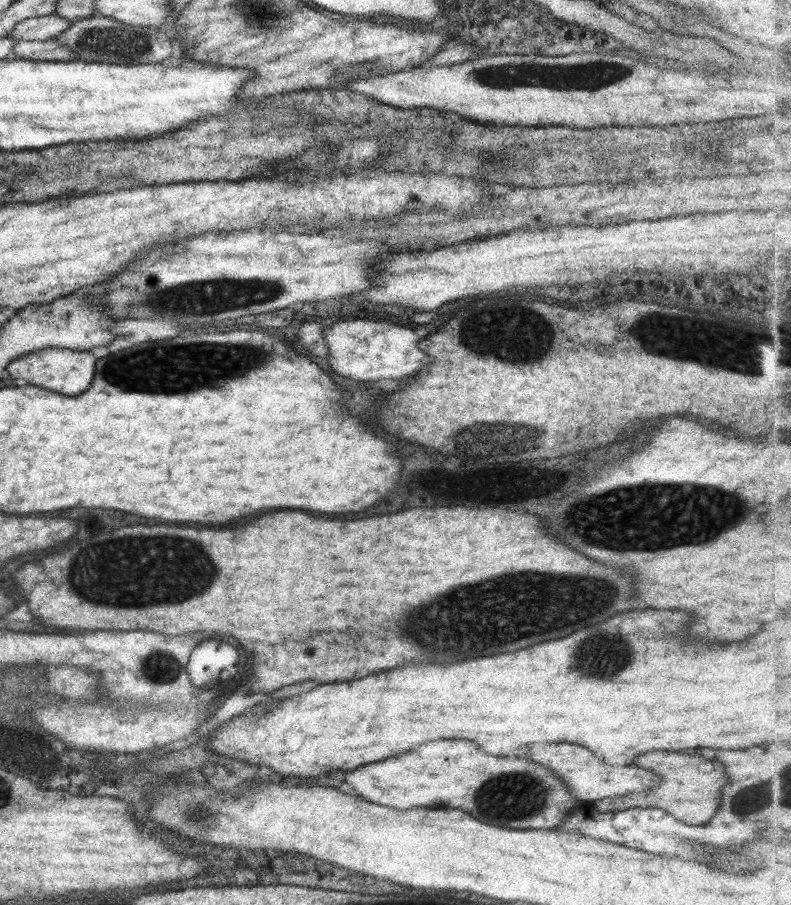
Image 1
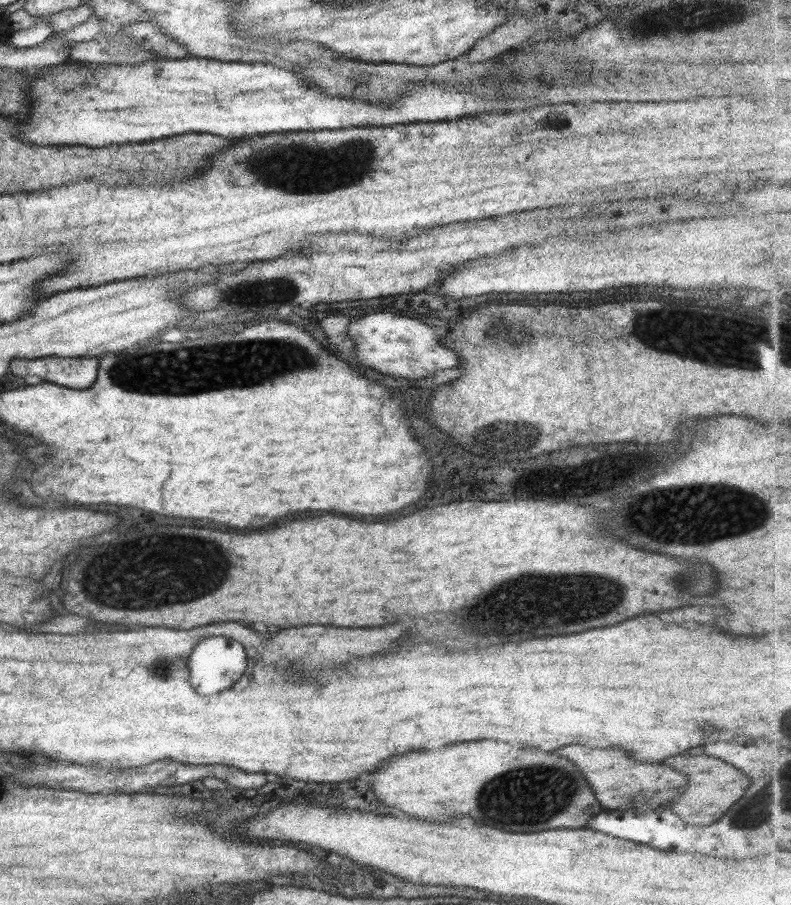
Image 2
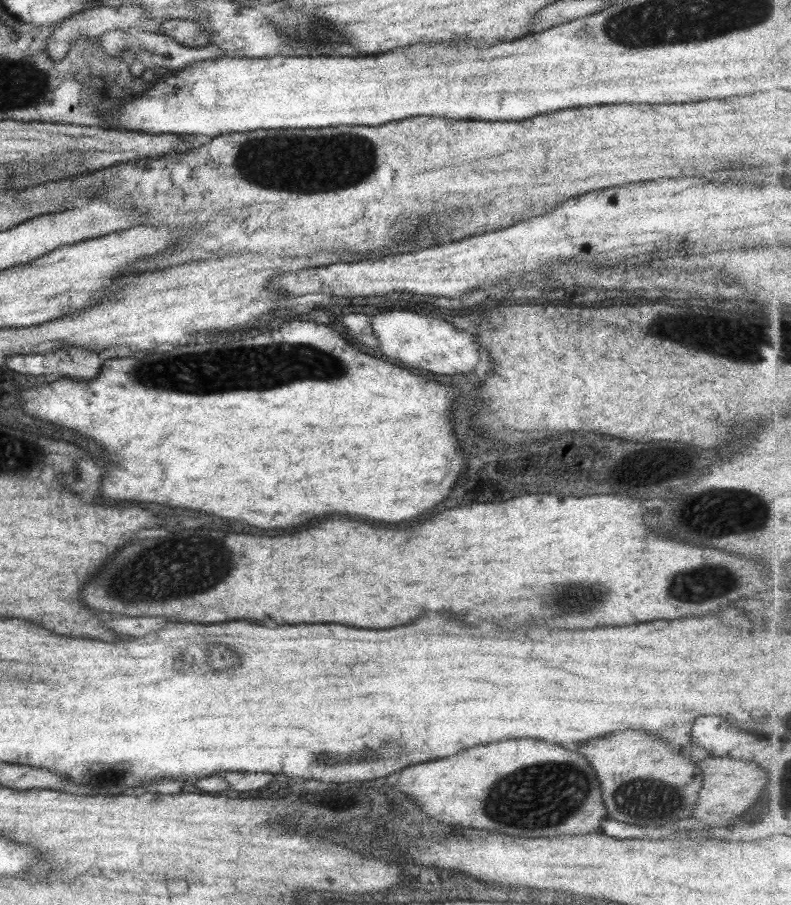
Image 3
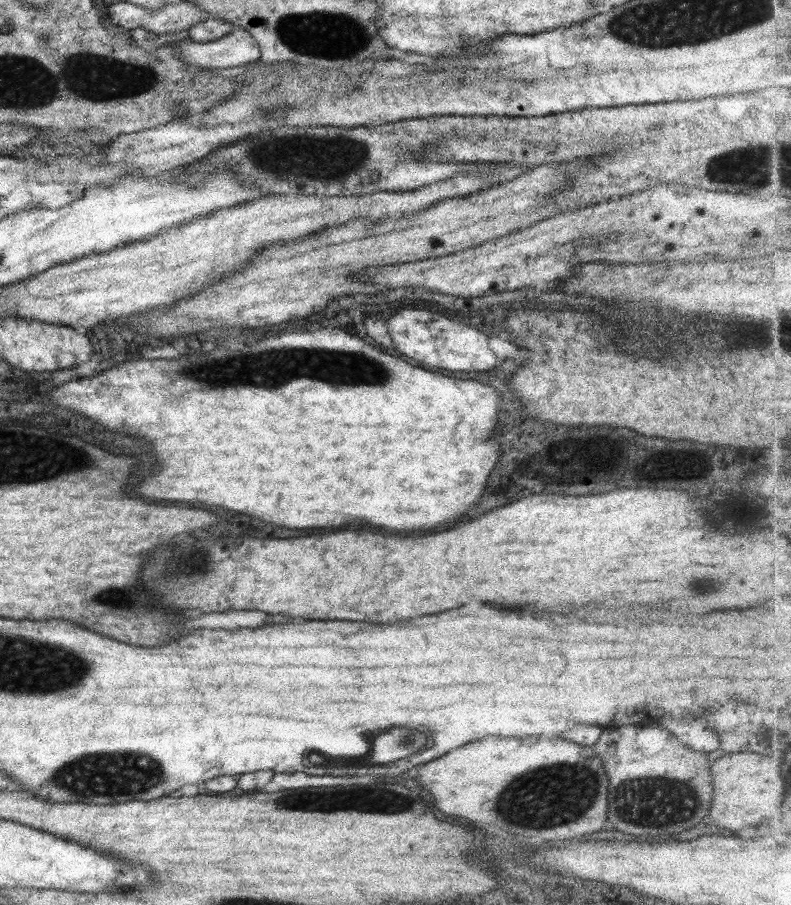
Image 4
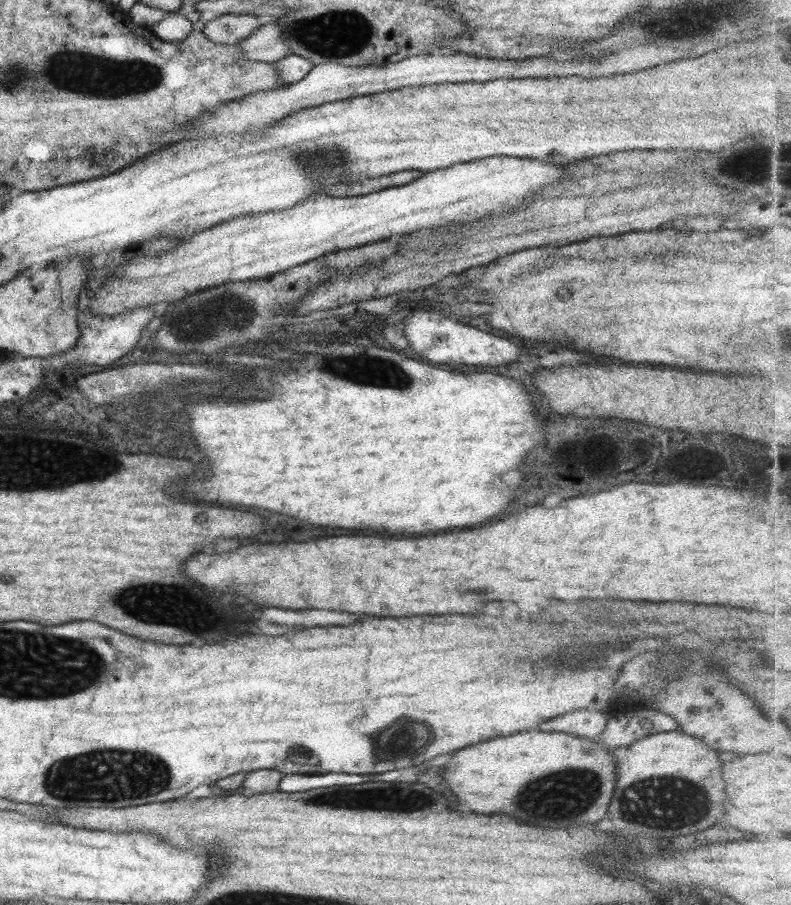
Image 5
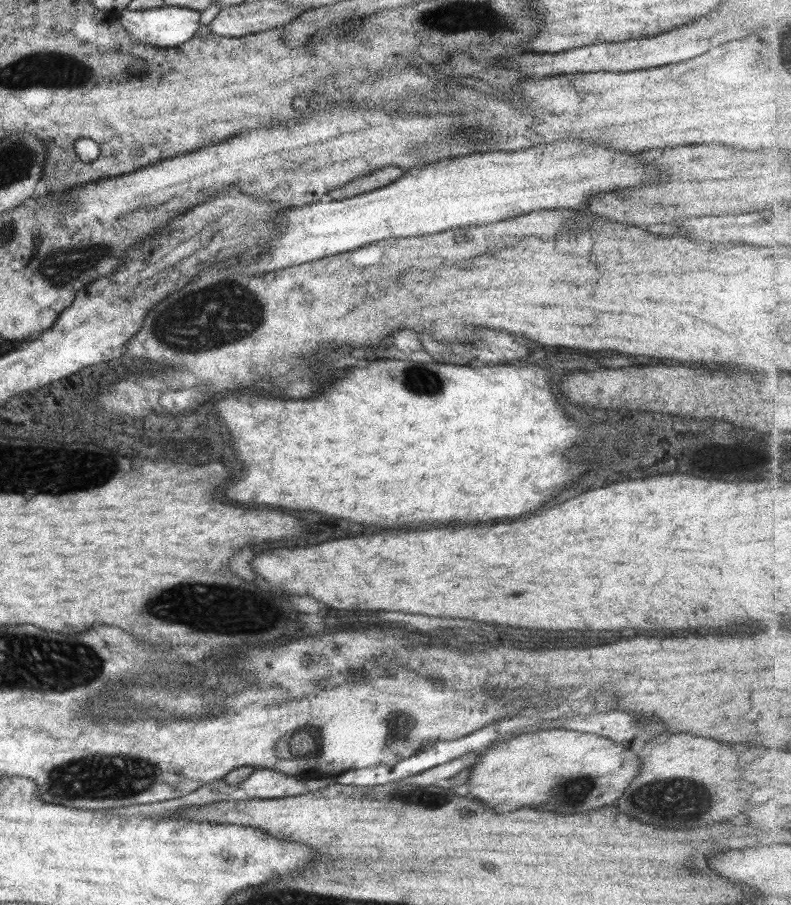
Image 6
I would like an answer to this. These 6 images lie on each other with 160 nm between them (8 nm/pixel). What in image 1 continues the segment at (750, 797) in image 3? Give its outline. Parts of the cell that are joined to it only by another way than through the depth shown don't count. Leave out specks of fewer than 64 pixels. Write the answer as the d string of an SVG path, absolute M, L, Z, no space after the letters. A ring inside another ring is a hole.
M644 752L632 760L637 768L650 770L659 776L659 781L646 791L629 793L623 796L609 797L607 800L591 802L596 813L609 813L627 808L658 808L683 824L703 824L713 816L717 808L719 790L725 784L723 768L717 762L707 762L701 756L687 756L679 752Z

